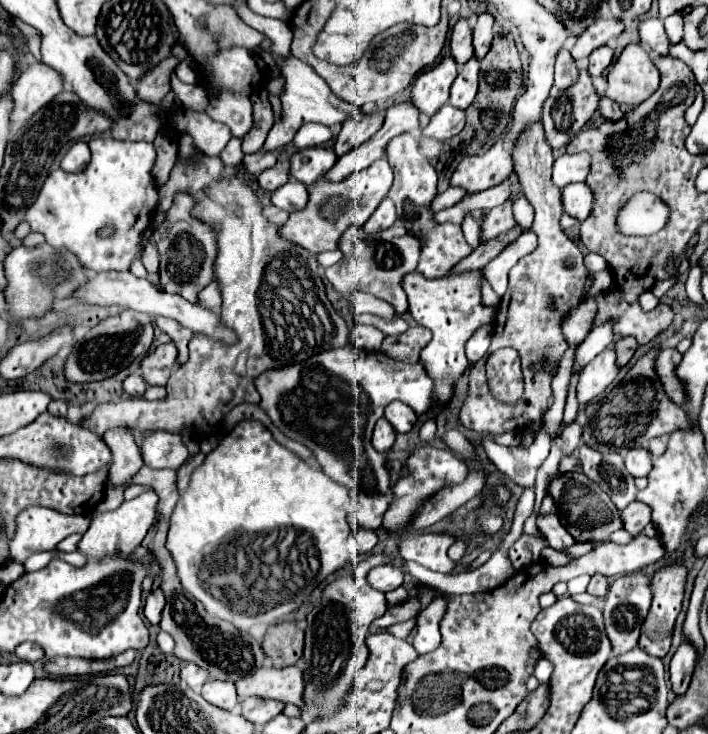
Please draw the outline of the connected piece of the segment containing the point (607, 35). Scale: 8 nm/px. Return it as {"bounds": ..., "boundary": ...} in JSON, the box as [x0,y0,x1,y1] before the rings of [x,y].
{"bounds":[572,18,624,60],"boundary":[[[598,18],[592,26],[588,26],[572,46],[572,58],[584,60],[592,54],[592,50],[608,44],[612,38],[616,38],[624,30],[624,22],[614,18]]]}

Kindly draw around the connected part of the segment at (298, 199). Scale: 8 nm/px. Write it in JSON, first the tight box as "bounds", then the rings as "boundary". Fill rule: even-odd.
{"bounds":[272,178,308,212],"boundary":[[[290,178],[282,188],[272,192],[272,204],[286,212],[298,212],[308,204],[308,190],[302,182]]]}

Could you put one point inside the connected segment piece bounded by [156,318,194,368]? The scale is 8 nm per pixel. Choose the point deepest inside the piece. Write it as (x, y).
(180, 336)

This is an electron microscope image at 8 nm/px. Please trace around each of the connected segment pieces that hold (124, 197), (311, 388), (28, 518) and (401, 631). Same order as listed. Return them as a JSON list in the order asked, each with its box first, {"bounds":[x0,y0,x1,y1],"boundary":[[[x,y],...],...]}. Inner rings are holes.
[{"bounds":[26,136,156,272],"boundary":[[[98,136],[90,140],[92,160],[86,170],[68,174],[62,168],[50,172],[46,182],[42,184],[36,202],[26,210],[26,222],[30,224],[32,232],[40,232],[48,244],[54,248],[68,248],[74,252],[82,266],[94,272],[104,270],[130,270],[130,264],[138,252],[138,242],[142,232],[152,222],[156,212],[156,184],[152,178],[152,166],[156,160],[154,146],[150,142],[120,142],[112,136]],[[104,226],[112,226],[114,232],[108,238],[98,236]]]},{"bounds":[256,344,434,530],"boundary":[[[350,344],[344,348],[330,348],[314,354],[306,362],[288,364],[284,368],[270,368],[262,372],[256,380],[256,390],[262,396],[260,408],[270,416],[274,426],[288,438],[308,446],[316,460],[320,462],[326,476],[350,490],[350,498],[356,502],[356,516],[364,528],[376,530],[382,526],[382,516],[394,500],[390,486],[390,472],[386,468],[388,456],[376,452],[370,444],[372,428],[378,418],[384,416],[384,408],[400,400],[408,404],[418,416],[434,410],[434,380],[428,376],[426,368],[418,364],[404,364],[392,360],[384,352],[358,352]]]},{"bounds":[10,506,90,562],"boundary":[[[30,506],[18,516],[18,530],[10,542],[10,560],[24,562],[36,552],[54,550],[70,534],[84,534],[90,526],[88,516],[64,516],[56,510]]]},{"bounds":[388,616,416,638],"boundary":[[[416,616],[410,618],[410,620],[406,620],[406,622],[398,622],[398,624],[390,626],[388,630],[390,630],[396,638],[408,638],[408,634],[414,630],[414,626],[416,626]]]}]

